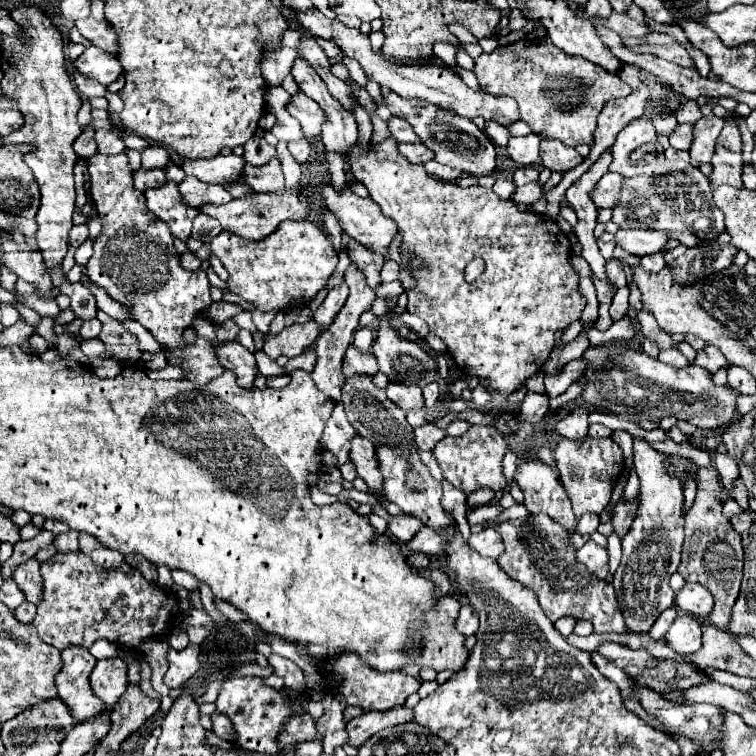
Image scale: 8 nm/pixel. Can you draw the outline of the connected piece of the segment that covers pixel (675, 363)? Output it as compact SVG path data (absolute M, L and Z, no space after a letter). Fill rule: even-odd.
M665 349L665 351L661 351L661 353L659 353L659 361L661 361L661 363L667 363L667 365L671 365L671 367L677 367L677 369L689 365L687 357L683 357L677 349Z

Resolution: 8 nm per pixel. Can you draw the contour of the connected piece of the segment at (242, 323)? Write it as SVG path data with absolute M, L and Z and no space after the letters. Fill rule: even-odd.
M243 310L233 319L239 325L239 327L241 327L241 329L246 329L252 334L258 331L254 323L252 322L251 313L249 311Z

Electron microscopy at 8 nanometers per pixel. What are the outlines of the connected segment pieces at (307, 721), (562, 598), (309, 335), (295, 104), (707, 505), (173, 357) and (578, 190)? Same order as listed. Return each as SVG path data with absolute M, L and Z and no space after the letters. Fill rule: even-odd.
M309 713L303 715L291 715L287 717L287 723L283 723L283 731L279 735L279 747L289 749L297 741L303 739L315 739L315 721Z
M529 515L513 521L487 521L483 527L491 527L501 533L505 551L503 557L497 559L499 567L511 575L511 579L523 583L531 591L535 591L541 609L551 621L559 617L571 615L575 619L587 619L593 623L595 633L627 633L625 619L619 611L619 603L615 599L613 585L597 579L589 573L577 559L575 549L567 539L567 531L559 527L547 515Z
M315 321L293 323L291 327L283 329L279 335L265 335L263 351L271 359L277 359L279 355L295 357L301 355L309 345L313 345L319 335L321 335L321 327Z
M299 91L299 95L291 97L287 111L301 123L305 137L321 135L321 125L325 123L325 111L319 107L319 103L309 99L305 93Z
M699 467L697 497L693 507L685 513L685 541L681 547L681 565L677 571L683 575L685 581L701 583L713 593L715 607L713 613L709 615L709 623L725 631L743 577L743 547L739 533L733 531L729 519L721 515L721 509L723 509L723 501L721 501L721 485L717 471L713 467Z
M95 153L87 159L87 165L91 175L91 199L103 225L99 241L93 243L93 257L87 261L89 279L103 287L109 297L127 305L131 315L151 331L159 343L171 349L167 361L171 365L181 365L185 369L185 379L199 385L209 383L225 371L217 361L211 343L199 337L191 347L187 347L181 341L183 329L191 327L193 319L211 305L207 273L203 269L185 271L179 265L179 255L173 249L173 235L167 223L155 219L155 215L147 211L143 193L137 193L131 183L133 171L125 153Z
M607 149L603 153L601 159L597 159L587 173L581 175L579 181L575 181L569 189L567 189L567 203L571 207L575 207L577 211L577 225L573 225L573 235L577 237L579 245L581 245L581 257L589 263L593 275L609 285L613 285L607 277L607 271L605 271L605 265L607 261L601 257L599 253L599 247L595 243L595 235L593 235L593 229L595 229L595 223L597 223L597 209L595 209L595 203L591 199L591 193L595 191L599 179L609 171L609 165L613 161L613 155L611 155L611 149Z

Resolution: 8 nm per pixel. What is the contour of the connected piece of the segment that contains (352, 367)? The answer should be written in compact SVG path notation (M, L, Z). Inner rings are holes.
M347 347L347 355L343 359L343 373L345 377L351 377L351 375L359 375L359 373L365 373L365 375L375 375L379 371L377 363L375 363L375 357L371 353L363 353L355 347Z

